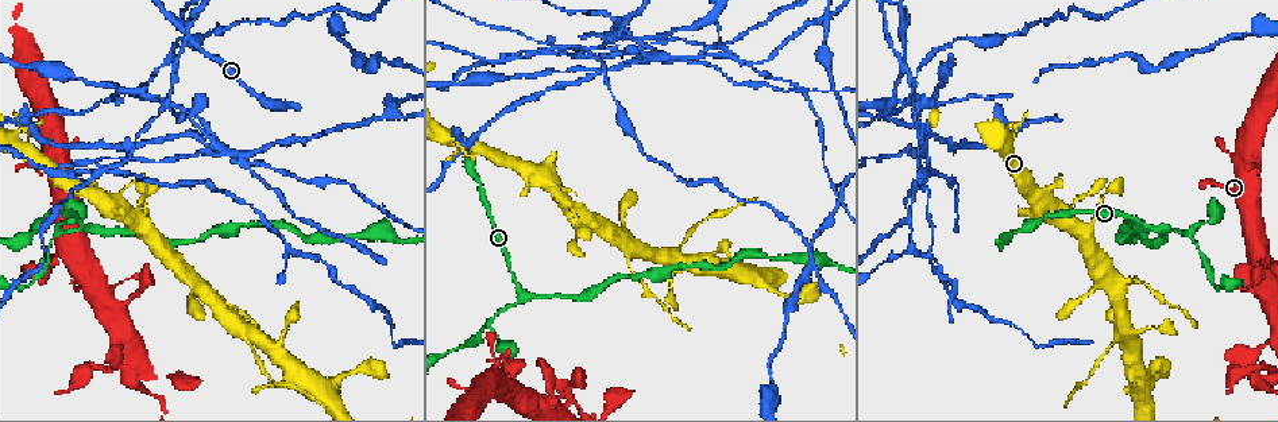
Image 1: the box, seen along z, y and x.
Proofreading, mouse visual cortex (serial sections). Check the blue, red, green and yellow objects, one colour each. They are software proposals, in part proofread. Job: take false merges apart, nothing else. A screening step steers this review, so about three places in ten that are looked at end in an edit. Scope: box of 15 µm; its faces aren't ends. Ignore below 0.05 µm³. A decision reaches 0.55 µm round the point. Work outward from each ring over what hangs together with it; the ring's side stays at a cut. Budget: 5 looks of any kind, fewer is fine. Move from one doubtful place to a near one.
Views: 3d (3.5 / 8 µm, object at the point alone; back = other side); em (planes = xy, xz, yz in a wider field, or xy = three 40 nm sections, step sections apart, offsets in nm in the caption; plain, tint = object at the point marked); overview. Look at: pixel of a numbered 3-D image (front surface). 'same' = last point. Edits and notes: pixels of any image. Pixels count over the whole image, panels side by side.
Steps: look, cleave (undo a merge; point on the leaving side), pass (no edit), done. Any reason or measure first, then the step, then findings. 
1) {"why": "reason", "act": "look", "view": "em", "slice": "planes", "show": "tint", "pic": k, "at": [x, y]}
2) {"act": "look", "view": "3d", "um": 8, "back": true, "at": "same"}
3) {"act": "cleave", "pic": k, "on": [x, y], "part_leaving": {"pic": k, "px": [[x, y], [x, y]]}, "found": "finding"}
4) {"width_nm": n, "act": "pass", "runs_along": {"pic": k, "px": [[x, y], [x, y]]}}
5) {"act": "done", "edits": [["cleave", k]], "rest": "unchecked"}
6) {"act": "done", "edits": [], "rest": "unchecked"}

{"why": "abrupt turn", "act": "look", "view": "3d", "um": 3.5, "pic": 1, "at": [906, 27]}

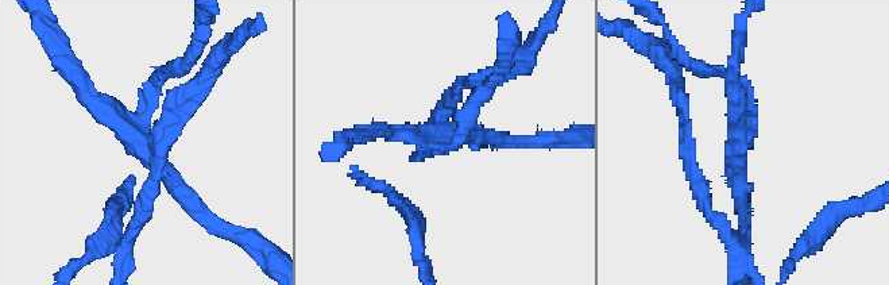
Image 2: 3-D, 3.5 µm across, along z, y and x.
{"arms": 3, "arm_widths_nm": [100, 200, 200], "act": "look", "view": "em", "slice": "planes", "show": "tint", "pic": 2, "at": [441, 140]}

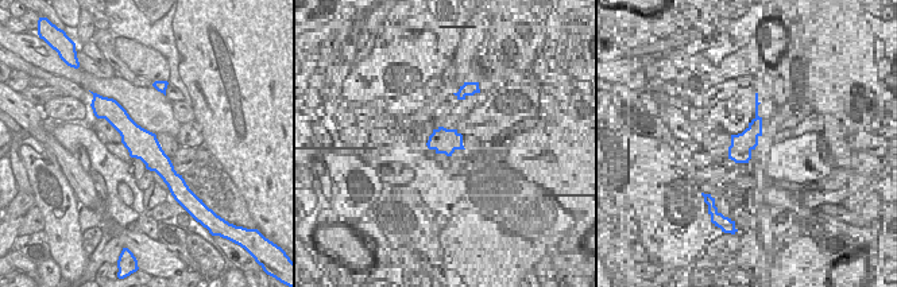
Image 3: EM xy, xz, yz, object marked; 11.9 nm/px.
{"act": "cleave", "pic": 2, "on": [158, 74], "found": "a second cell is stuck on"}

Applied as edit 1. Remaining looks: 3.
{"why": "a narrow waist", "act": "look", "view": "3d", "um": 3.5, "pic": 1, "at": [1143, 283]}

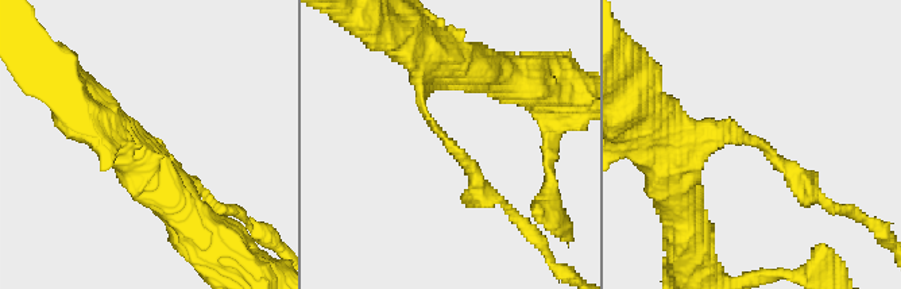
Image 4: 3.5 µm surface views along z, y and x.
{"arm_widths_nm": [200, 250], "act": "look", "view": "em", "slice": "xy", "step": 2, "show": "tint", "pic": 4, "at": [443, 137]}

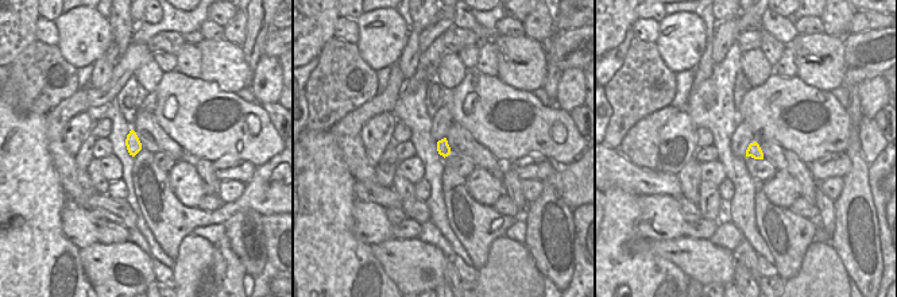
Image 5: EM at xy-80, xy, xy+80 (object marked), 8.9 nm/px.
{"why": "cut it another way", "act": "look", "view": "em", "slice": "planes", "show": "tint", "at": "same"}

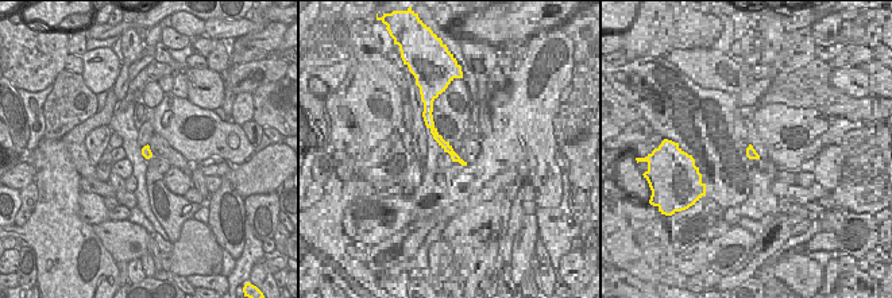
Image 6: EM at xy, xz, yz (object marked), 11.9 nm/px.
{"act": "pass", "found": "all the same cell"}

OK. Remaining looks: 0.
{"act": "done", "edits": [["cleave", 2]], "rest": "unchecked"}

